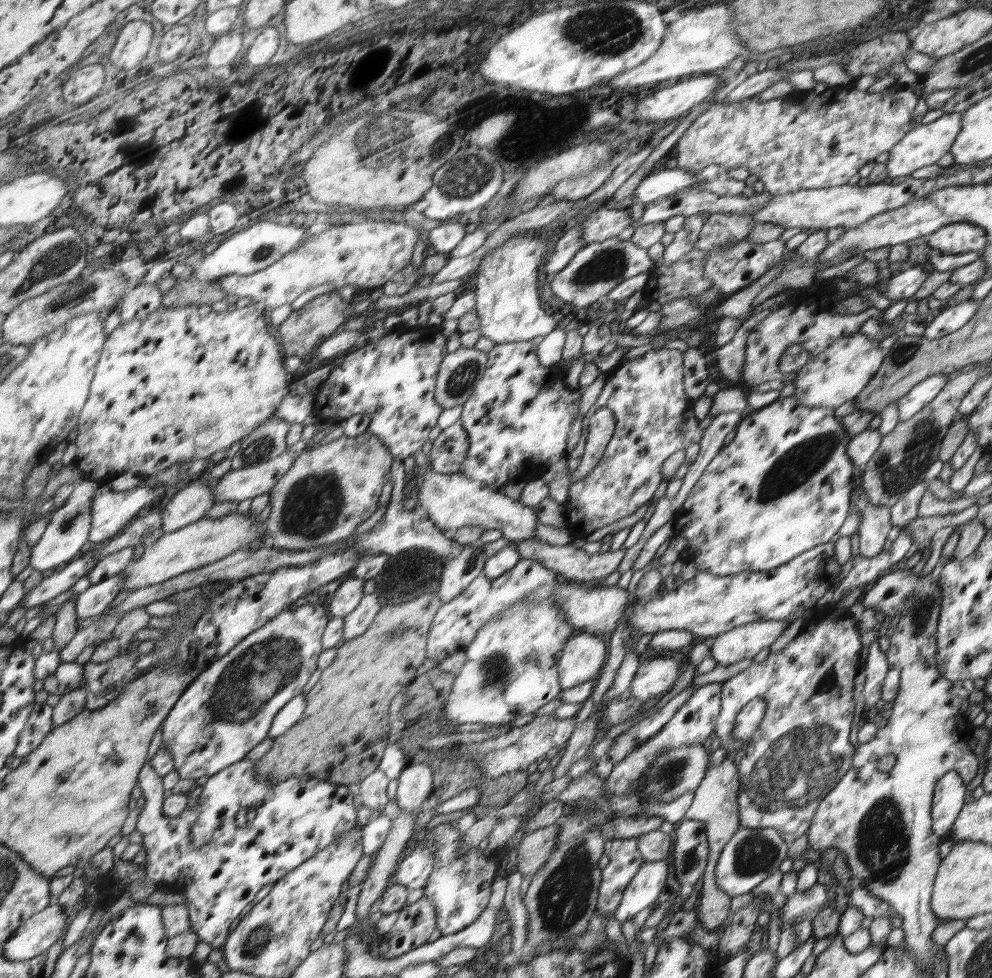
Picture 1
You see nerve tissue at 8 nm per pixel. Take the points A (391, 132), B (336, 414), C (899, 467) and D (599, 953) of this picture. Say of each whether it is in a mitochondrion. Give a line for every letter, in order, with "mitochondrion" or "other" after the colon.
A: mitochondrion
B: other
C: mitochondrion
D: other

